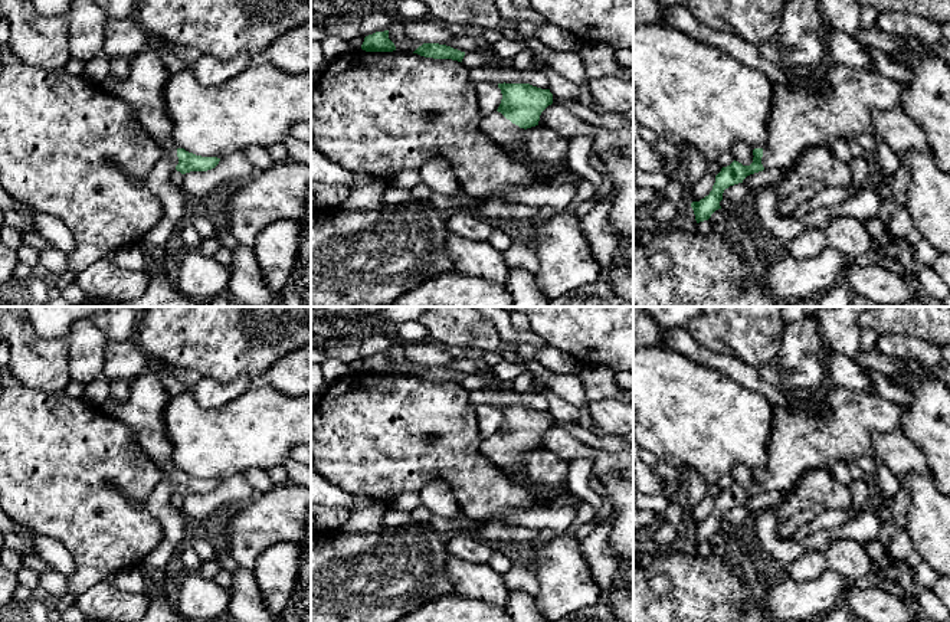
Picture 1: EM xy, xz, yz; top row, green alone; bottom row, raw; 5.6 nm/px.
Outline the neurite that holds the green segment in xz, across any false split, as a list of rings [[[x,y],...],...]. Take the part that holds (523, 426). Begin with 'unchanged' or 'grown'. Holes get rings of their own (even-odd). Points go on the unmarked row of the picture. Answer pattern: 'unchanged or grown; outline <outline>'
grown; outline [[[504,405],[498,410],[501,426],[494,436],[478,443],[478,451],[511,478],[524,479],[524,455],[538,448],[541,435],[553,426],[553,416],[530,406]]]

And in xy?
grown; outline [[[154,364],[130,383],[130,397],[117,402],[109,397],[101,410],[124,422],[153,462],[166,474],[173,490],[181,497],[214,491],[220,481],[202,479],[178,471],[171,459],[171,445],[164,426],[164,410],[170,393],[164,387],[158,367]]]

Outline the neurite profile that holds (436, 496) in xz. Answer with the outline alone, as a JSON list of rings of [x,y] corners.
[[[435,479],[428,482],[419,492],[420,504],[430,510],[432,515],[455,518],[461,515],[461,508],[453,491],[445,481]]]

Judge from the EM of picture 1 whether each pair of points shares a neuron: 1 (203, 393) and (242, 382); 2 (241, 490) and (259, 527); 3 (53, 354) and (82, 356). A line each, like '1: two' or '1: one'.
1: one
2: two
3: two

